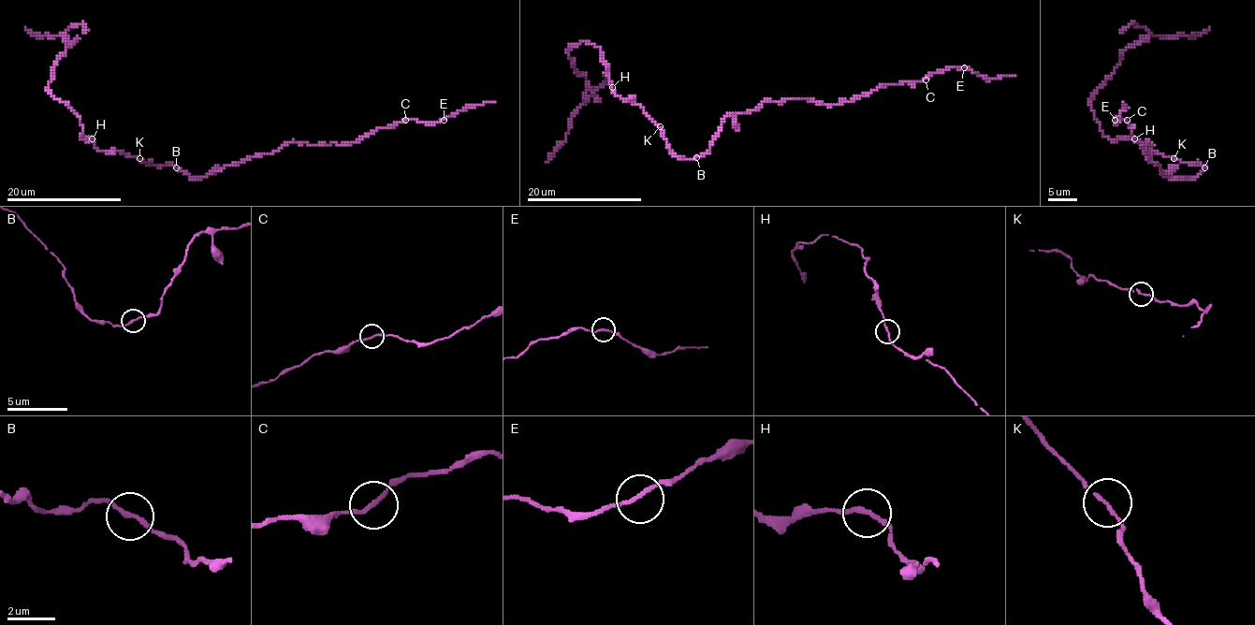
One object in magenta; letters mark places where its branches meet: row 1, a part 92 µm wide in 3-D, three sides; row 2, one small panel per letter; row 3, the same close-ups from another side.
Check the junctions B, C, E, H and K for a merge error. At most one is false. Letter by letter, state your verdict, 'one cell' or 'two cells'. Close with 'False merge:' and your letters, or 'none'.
B: one cell
C: one cell
E: one cell
H: one cell
K: one cell
False merge: none

